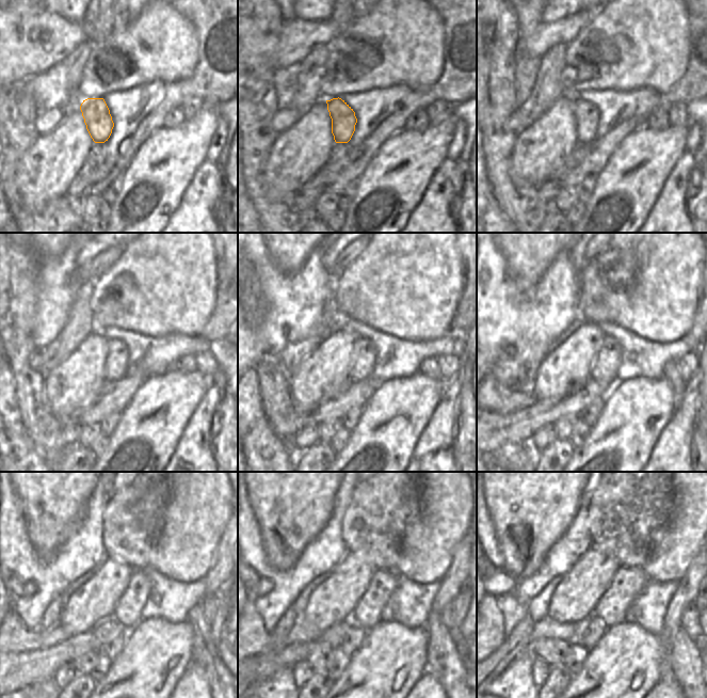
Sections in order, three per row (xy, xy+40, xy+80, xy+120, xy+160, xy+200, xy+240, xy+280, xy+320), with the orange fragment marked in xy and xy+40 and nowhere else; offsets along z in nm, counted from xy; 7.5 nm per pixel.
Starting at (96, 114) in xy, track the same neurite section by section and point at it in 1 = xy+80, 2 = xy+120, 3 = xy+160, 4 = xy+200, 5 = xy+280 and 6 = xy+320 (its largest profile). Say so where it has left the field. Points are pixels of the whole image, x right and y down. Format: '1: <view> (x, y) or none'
1: xy+80 (585, 113)
2: xy+120 (117, 357)
3: xy+160 (365, 357)
4: xy+200 (606, 364)
5: xy+280 (367, 613)
6: xy+320 (627, 583)

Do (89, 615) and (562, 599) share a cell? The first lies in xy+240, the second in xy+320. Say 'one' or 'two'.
one

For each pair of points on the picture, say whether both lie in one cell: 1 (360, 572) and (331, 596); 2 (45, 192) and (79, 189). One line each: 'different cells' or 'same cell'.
1: same cell
2: different cells

